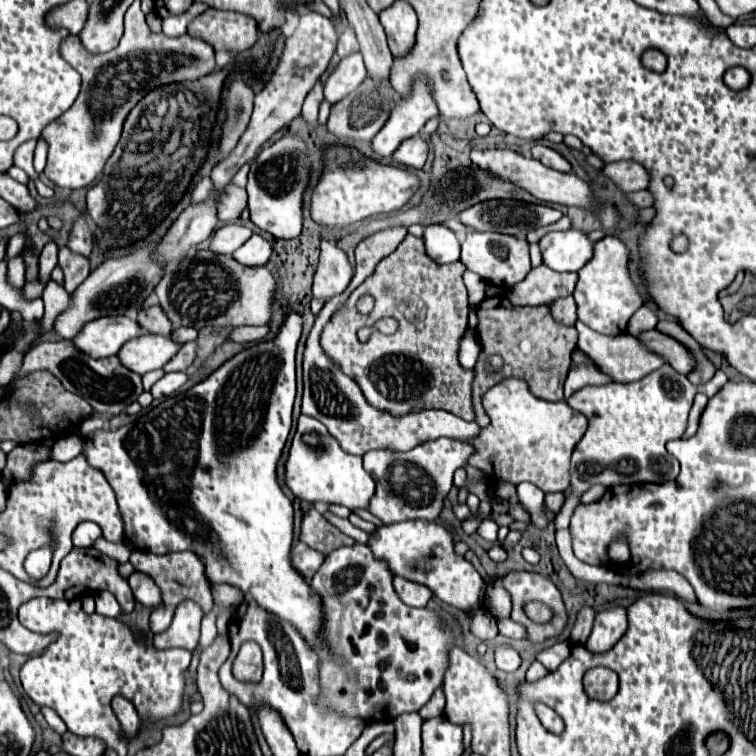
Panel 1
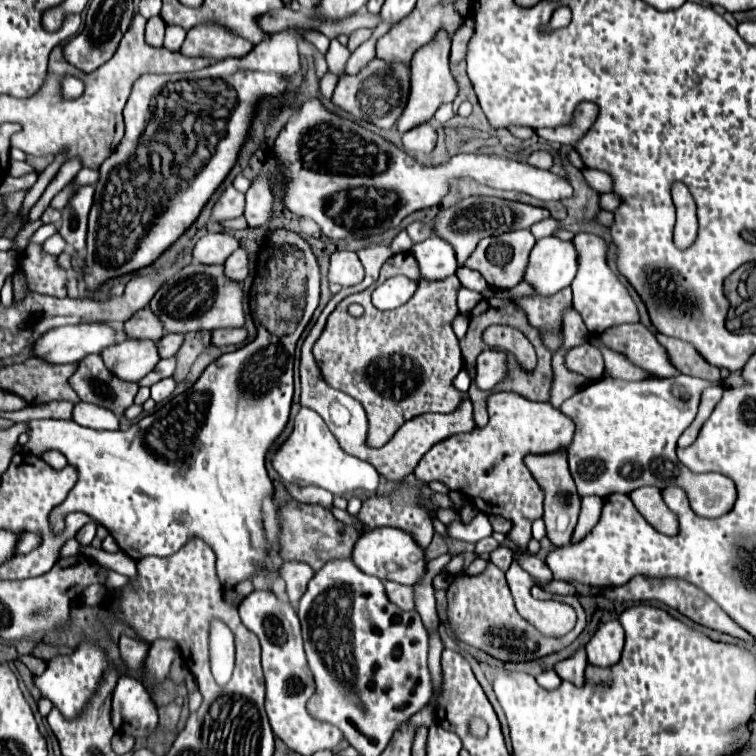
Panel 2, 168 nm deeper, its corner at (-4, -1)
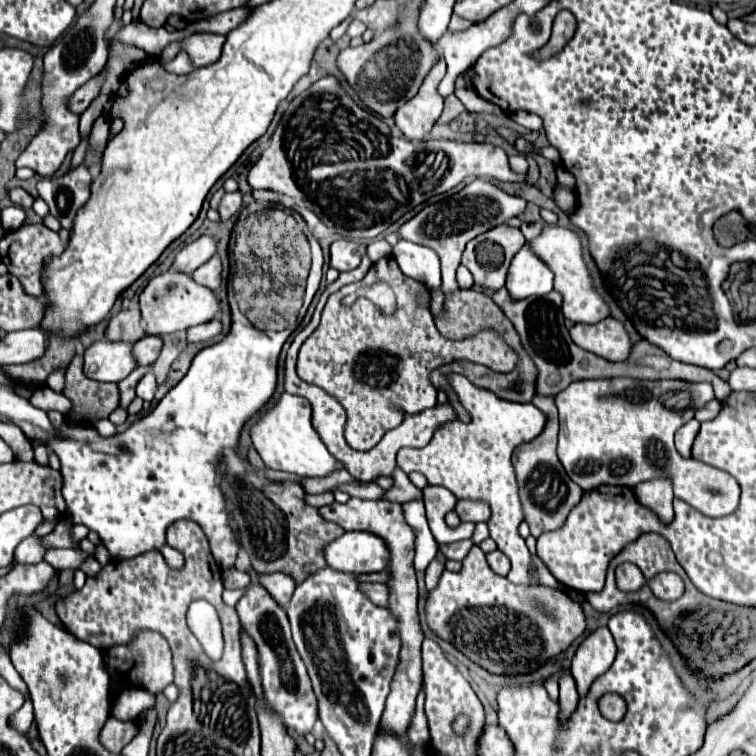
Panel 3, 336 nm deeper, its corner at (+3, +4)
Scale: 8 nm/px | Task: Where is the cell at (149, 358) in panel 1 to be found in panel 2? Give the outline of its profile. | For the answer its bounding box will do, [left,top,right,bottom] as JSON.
[103,338,161,382]

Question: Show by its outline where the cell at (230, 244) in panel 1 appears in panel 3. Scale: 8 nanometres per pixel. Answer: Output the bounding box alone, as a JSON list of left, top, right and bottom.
[174,235,216,273]

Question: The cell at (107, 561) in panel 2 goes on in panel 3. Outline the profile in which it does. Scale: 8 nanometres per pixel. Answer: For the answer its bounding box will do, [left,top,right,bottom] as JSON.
[40,517,72,549]

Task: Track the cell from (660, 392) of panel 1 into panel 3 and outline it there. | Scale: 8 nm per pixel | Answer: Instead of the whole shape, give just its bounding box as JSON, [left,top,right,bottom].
[554,379,741,517]

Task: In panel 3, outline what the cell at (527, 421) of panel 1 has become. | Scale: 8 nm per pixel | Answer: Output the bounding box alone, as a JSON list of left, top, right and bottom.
[398,373,546,585]

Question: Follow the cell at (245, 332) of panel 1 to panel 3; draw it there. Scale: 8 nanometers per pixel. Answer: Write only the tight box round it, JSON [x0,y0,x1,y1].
[186,319,222,343]

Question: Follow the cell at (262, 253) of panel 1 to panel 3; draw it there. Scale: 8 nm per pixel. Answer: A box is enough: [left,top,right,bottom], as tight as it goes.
[192,255,222,291]

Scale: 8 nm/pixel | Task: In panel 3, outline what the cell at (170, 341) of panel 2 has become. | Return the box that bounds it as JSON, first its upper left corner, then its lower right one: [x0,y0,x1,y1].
[132,335,162,367]

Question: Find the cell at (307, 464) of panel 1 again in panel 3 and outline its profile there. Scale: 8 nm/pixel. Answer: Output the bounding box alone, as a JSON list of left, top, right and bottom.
[250,393,342,477]

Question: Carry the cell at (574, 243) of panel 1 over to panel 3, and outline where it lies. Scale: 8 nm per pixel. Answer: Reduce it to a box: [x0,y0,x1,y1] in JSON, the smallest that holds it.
[506,247,552,301]

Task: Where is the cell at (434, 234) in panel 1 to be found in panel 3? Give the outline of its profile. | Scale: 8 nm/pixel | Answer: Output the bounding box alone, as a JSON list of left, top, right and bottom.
[392,239,440,289]

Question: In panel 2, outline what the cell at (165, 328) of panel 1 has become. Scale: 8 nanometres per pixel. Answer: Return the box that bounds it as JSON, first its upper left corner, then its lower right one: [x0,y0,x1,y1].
[125,308,165,340]

